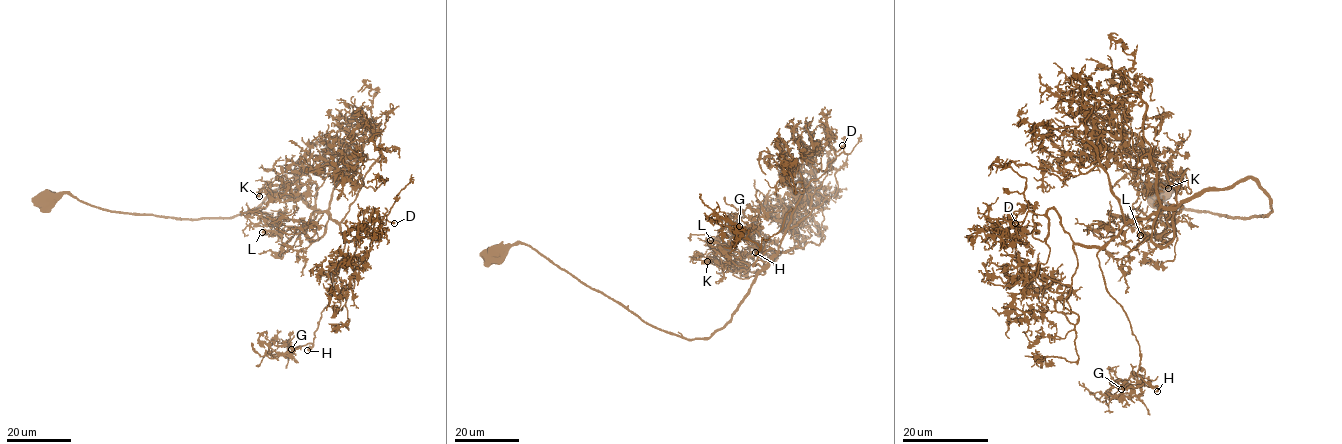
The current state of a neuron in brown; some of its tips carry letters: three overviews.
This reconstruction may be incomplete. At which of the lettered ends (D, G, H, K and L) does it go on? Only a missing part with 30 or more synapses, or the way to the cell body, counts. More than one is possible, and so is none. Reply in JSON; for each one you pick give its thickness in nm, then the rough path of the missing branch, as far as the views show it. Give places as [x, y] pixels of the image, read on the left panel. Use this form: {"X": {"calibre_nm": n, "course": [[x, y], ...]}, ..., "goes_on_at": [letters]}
{"D": {"calibre_nm": 360, "course": [[394, 223], [403, 218], [401, 214], [385, 224]]}, "goes_on_at": ["D"]}

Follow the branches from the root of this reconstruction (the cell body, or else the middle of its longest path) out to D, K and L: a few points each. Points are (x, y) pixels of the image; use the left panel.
D: (45, 198), (70, 193), (111, 211), (225, 218), (281, 189), (327, 211), (345, 241), (375, 212), (394, 223)
K: (45, 198), (225, 218), (278, 189), (314, 209), (316, 185), (291, 200), (259, 196)
L: (45, 198), (70, 193), (111, 211), (225, 218), (252, 211), (281, 189), (313, 210), (298, 230), (262, 232)

